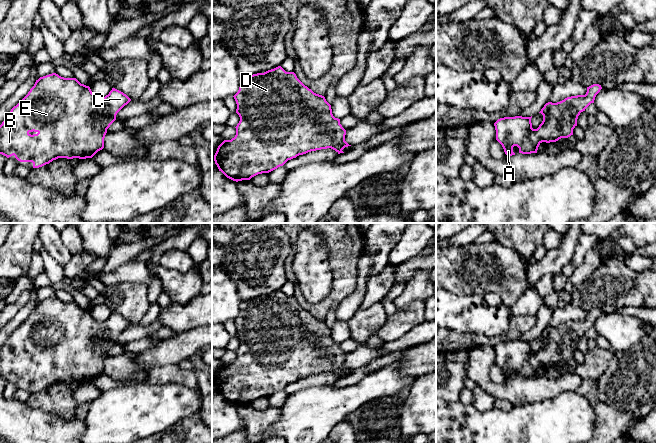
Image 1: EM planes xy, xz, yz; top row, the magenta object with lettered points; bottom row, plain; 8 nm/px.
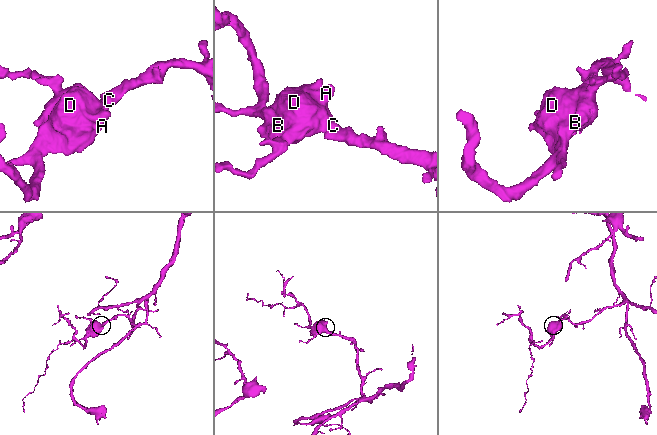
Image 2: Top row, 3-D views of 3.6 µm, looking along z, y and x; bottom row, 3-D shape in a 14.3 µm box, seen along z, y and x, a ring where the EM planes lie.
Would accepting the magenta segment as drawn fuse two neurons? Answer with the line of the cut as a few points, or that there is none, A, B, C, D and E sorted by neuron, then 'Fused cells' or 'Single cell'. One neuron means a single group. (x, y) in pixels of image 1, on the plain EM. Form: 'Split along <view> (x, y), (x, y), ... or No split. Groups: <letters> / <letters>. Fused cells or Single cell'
No split. Groups: A B C D E. Single cell

